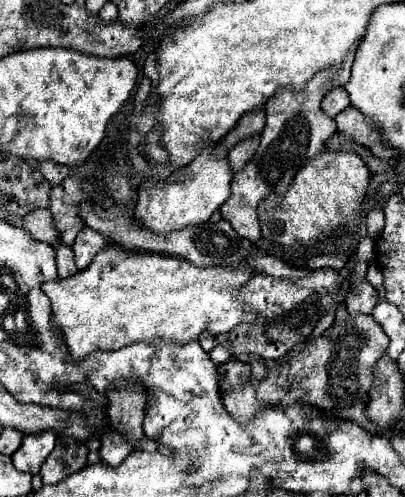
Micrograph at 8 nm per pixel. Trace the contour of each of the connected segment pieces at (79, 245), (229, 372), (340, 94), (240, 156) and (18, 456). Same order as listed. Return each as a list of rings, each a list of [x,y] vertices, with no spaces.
[[[84,226],[78,232],[78,236],[76,236],[74,244],[72,244],[76,266],[80,270],[84,270],[104,246],[106,246],[106,236],[96,232],[96,230],[92,230],[92,228],[88,228],[88,226]]]
[[[230,358],[218,366],[220,374],[220,392],[230,392],[236,384],[242,384],[250,376],[250,364],[238,358]]]
[[[334,88],[334,90],[330,90],[326,96],[324,96],[324,100],[322,100],[322,112],[326,112],[328,116],[336,116],[336,114],[340,114],[344,108],[348,108],[350,106],[350,100],[348,100],[348,94],[346,94],[346,90],[344,88]]]
[[[250,136],[250,138],[242,140],[240,144],[236,144],[236,146],[230,150],[230,154],[228,154],[228,162],[230,162],[232,172],[240,172],[240,170],[246,166],[246,162],[254,156],[254,152],[256,152],[256,144],[258,144],[258,142],[260,142],[258,136]]]
[[[42,432],[42,434],[28,434],[24,436],[18,452],[12,454],[12,462],[18,470],[38,474],[42,462],[46,456],[54,450],[56,436],[54,432]]]

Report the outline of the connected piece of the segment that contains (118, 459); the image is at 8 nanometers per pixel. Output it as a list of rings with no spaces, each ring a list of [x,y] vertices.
[[[116,430],[104,432],[100,436],[100,458],[104,464],[118,466],[132,450],[134,450],[132,444],[128,440],[124,440],[120,434],[116,434]]]

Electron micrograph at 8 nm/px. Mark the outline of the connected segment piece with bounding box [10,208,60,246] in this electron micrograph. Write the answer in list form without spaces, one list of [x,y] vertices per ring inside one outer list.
[[[48,208],[34,210],[28,216],[16,218],[16,220],[10,220],[10,222],[14,226],[20,226],[26,232],[30,232],[32,238],[36,238],[36,240],[48,242],[52,246],[56,246],[60,242],[60,234],[58,234],[58,230],[54,226],[54,218],[52,218],[52,212]]]

